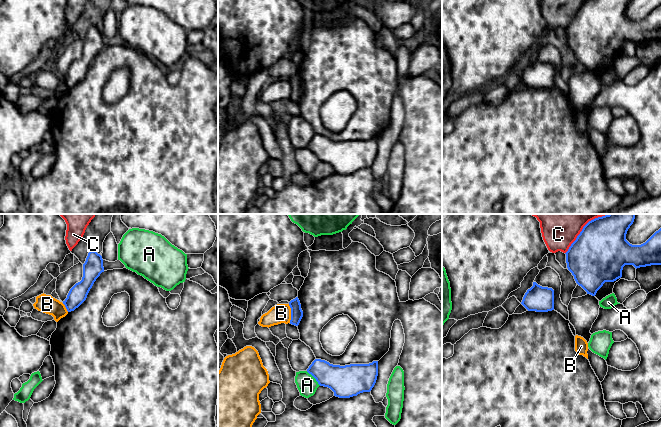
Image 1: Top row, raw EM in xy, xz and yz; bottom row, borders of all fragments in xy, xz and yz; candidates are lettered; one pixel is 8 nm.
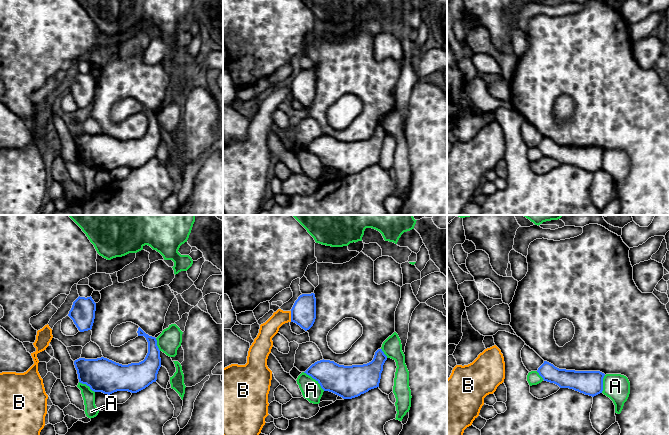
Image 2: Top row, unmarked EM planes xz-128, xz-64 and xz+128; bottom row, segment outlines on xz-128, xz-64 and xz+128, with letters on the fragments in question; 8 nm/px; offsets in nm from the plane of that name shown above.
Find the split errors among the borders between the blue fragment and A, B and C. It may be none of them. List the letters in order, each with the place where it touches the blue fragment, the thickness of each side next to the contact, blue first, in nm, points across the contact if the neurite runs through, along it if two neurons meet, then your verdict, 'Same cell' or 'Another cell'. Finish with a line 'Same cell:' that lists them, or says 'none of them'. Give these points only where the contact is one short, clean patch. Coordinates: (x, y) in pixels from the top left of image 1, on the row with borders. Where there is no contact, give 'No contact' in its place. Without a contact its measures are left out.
A: Touches blue at xz (314, 377). Thickness 240 nm (blue) against 160 nm. Another cell
B: Touches blue at xz (291, 313). Thickness 100 nm (blue) against 160 nm. Boundary: xz (288, 304), (290, 308), (290, 322). Another cell
C: Touches blue at yz (583, 227). Thickness 440 nm (blue) against 380 nm. Another cell
Same cell: none of them

